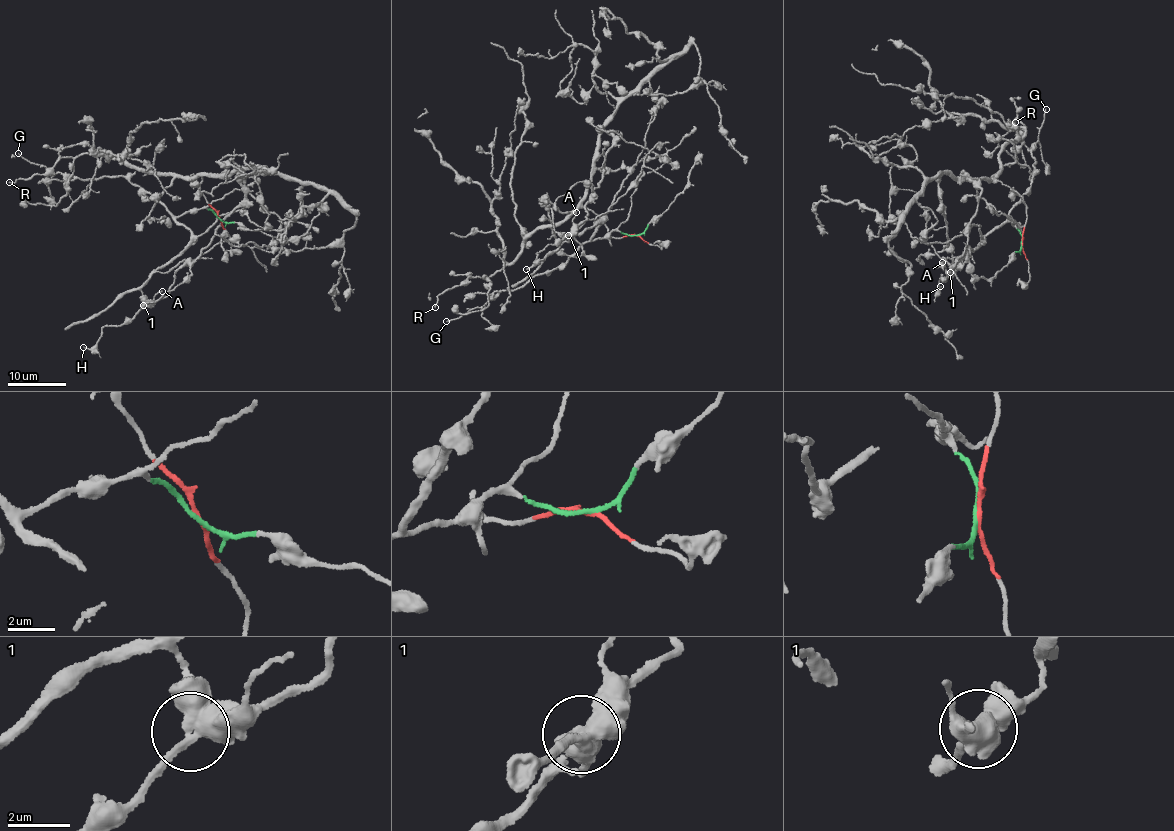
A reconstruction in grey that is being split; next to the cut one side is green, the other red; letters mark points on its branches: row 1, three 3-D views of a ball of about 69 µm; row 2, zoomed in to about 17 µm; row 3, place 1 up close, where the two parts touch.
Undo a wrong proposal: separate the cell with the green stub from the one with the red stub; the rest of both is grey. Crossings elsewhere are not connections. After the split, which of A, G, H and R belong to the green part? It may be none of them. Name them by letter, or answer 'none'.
G

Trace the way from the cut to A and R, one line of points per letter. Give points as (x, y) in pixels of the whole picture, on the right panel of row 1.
A: (1022, 243), (1026, 205), (1013, 189), (943, 173), (949, 272), (942, 262)
R: (1022, 243), (1026, 205), (993, 177), (1005, 143), (1025, 132), (1017, 118), (1007, 122), (1016, 122)

